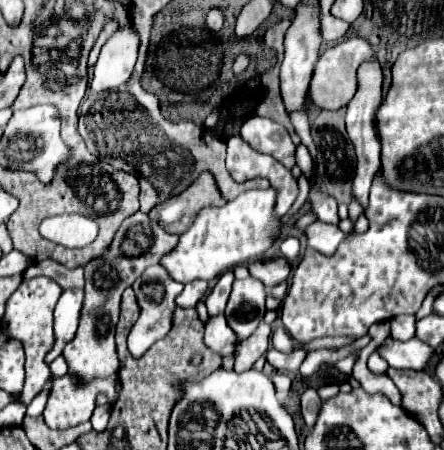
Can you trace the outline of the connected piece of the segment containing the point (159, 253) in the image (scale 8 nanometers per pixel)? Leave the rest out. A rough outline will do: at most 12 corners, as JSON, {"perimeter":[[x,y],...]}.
{"perimeter":[[147,214],[85,266],[85,310],[63,350],[87,382],[117,374],[121,294],[179,242]]}

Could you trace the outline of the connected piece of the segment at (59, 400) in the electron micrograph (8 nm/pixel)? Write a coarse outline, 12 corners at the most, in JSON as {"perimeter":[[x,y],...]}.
{"perimeter":[[115,376],[77,386],[73,378],[53,380],[45,406],[49,428],[87,422],[95,398],[117,400]]}

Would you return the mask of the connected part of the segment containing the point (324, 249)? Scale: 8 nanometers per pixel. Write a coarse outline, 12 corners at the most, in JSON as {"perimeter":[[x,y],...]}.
{"perimeter":[[315,222],[305,230],[307,244],[321,254],[335,254],[345,240],[333,224]]}

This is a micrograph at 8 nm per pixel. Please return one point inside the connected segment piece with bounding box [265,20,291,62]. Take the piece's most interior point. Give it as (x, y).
(274, 36)

